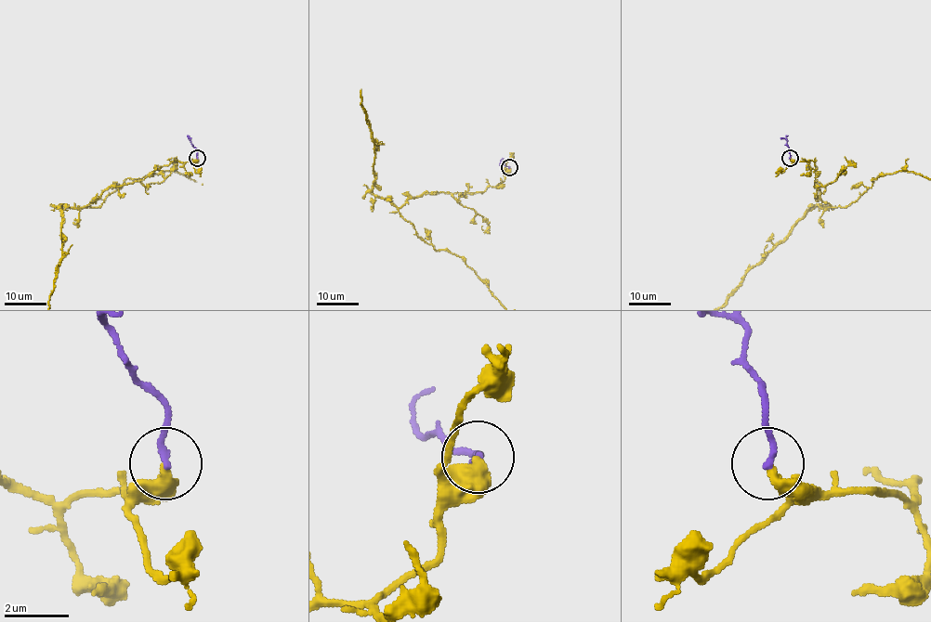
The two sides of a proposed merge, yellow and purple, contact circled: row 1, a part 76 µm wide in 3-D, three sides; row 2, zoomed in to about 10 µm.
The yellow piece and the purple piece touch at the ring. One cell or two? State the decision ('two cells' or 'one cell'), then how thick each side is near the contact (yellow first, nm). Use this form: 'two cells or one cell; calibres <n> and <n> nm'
two cells; calibres 360 and 200 nm

